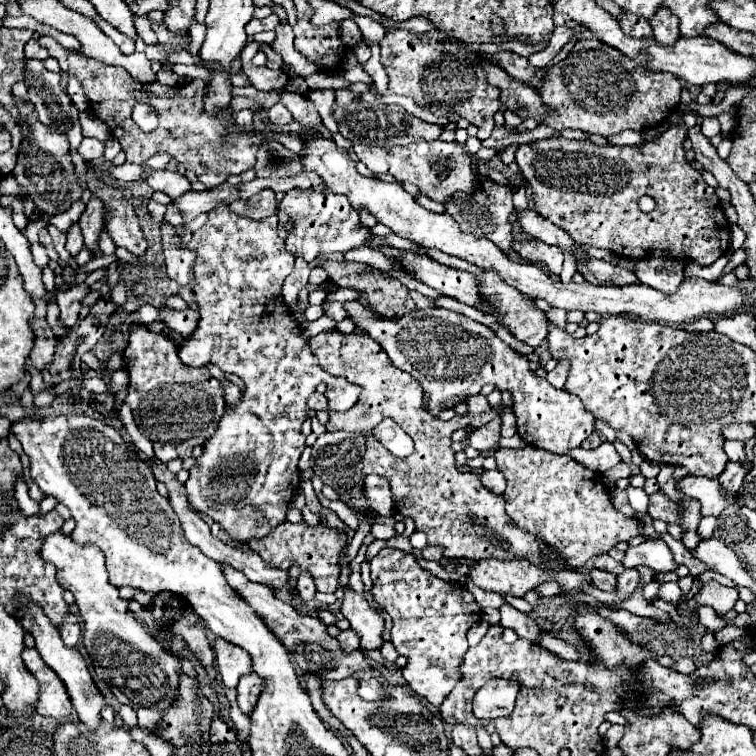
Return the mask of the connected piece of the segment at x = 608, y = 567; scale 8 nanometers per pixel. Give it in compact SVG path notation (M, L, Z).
M601 553L601 555L593 557L591 565L593 565L593 567L597 567L597 569L603 569L603 571L615 573L615 575L619 575L619 573L625 569L625 567L623 567L619 561L615 561L609 553Z

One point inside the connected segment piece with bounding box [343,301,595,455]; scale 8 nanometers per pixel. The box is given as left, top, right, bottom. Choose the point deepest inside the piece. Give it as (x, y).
(452, 356)

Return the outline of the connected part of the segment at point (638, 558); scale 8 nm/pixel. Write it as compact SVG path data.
M657 539L657 541L647 541L643 545L637 547L629 547L625 551L625 559L623 559L625 567L637 567L637 565L647 565L649 569L653 569L655 573L667 573L667 571L675 571L677 563L669 551L669 547L665 545L665 541Z

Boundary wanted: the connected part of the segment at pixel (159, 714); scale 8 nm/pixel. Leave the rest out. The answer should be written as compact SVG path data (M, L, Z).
M57 531L45 539L39 555L55 565L59 585L75 595L75 603L83 617L83 645L93 659L95 675L109 683L113 695L121 703L133 707L143 731L161 733L159 721L177 699L181 675L185 673L191 679L197 679L193 663L167 651L149 631L145 631L145 625L133 617L129 611L129 599L121 599L119 589L109 583L105 559L97 547L77 545L71 537Z

